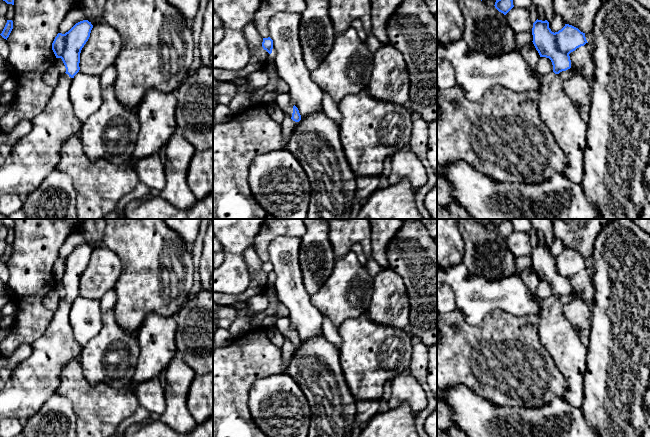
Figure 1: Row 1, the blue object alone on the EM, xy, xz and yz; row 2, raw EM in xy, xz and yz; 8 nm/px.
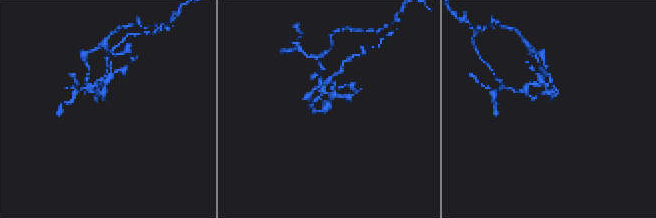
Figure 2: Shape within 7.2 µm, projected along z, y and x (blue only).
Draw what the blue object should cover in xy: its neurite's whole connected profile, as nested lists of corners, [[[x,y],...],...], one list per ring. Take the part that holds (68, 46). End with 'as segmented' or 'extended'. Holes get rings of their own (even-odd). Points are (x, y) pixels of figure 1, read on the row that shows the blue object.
[[[88,20],[76,23],[65,34],[58,33],[52,43],[56,58],[61,58],[66,72],[61,74],[51,99],[45,108],[31,121],[31,131],[23,136],[13,147],[11,154],[5,158],[0,167],[0,196],[14,194],[23,199],[36,190],[44,179],[57,170],[63,144],[73,135],[79,133],[82,122],[76,117],[70,100],[70,85],[79,72],[80,53],[90,37],[93,25]]]; extended

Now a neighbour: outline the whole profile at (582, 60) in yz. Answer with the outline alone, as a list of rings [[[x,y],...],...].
[[[586,43],[569,54],[571,67],[575,68],[579,77],[583,77],[591,85],[594,81],[595,63],[593,59],[594,44]]]

